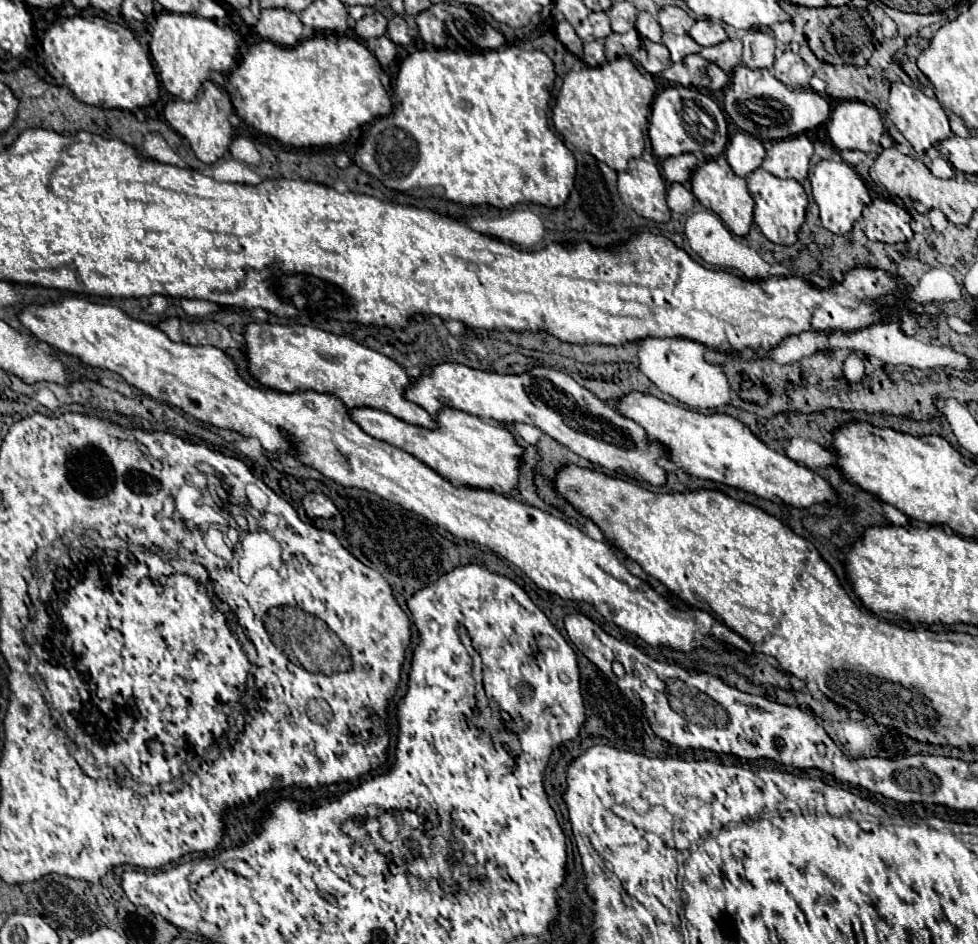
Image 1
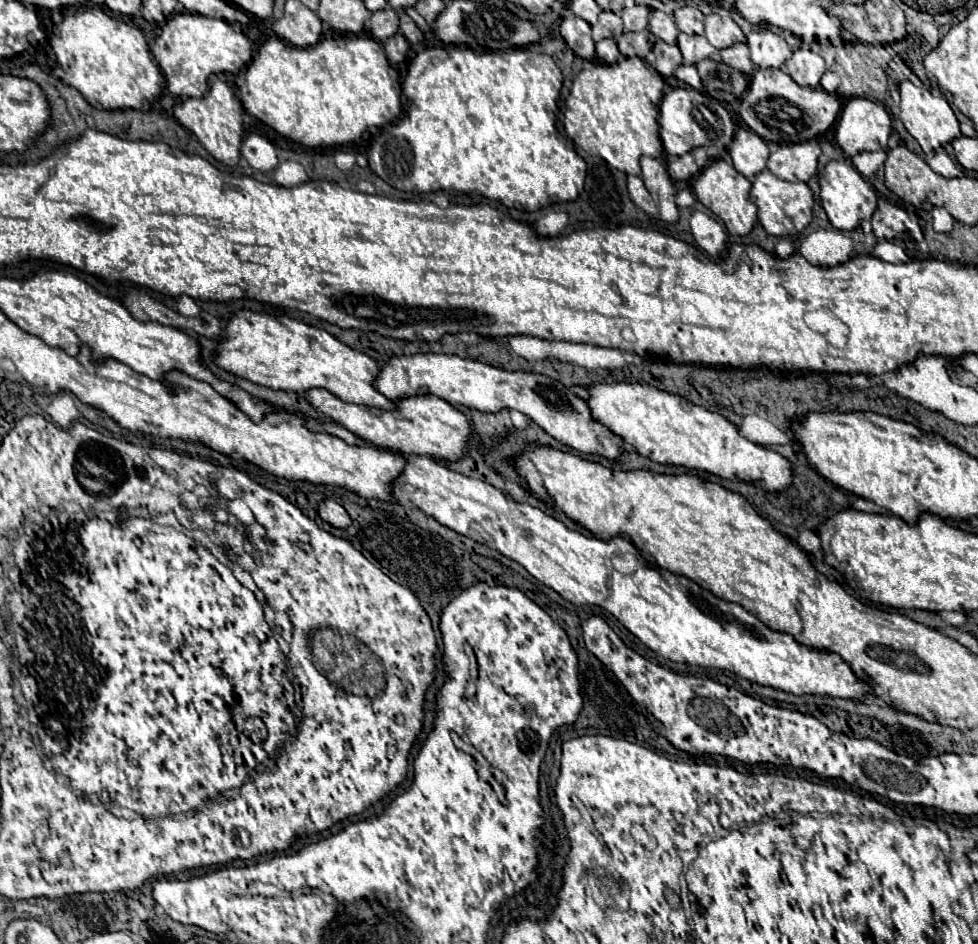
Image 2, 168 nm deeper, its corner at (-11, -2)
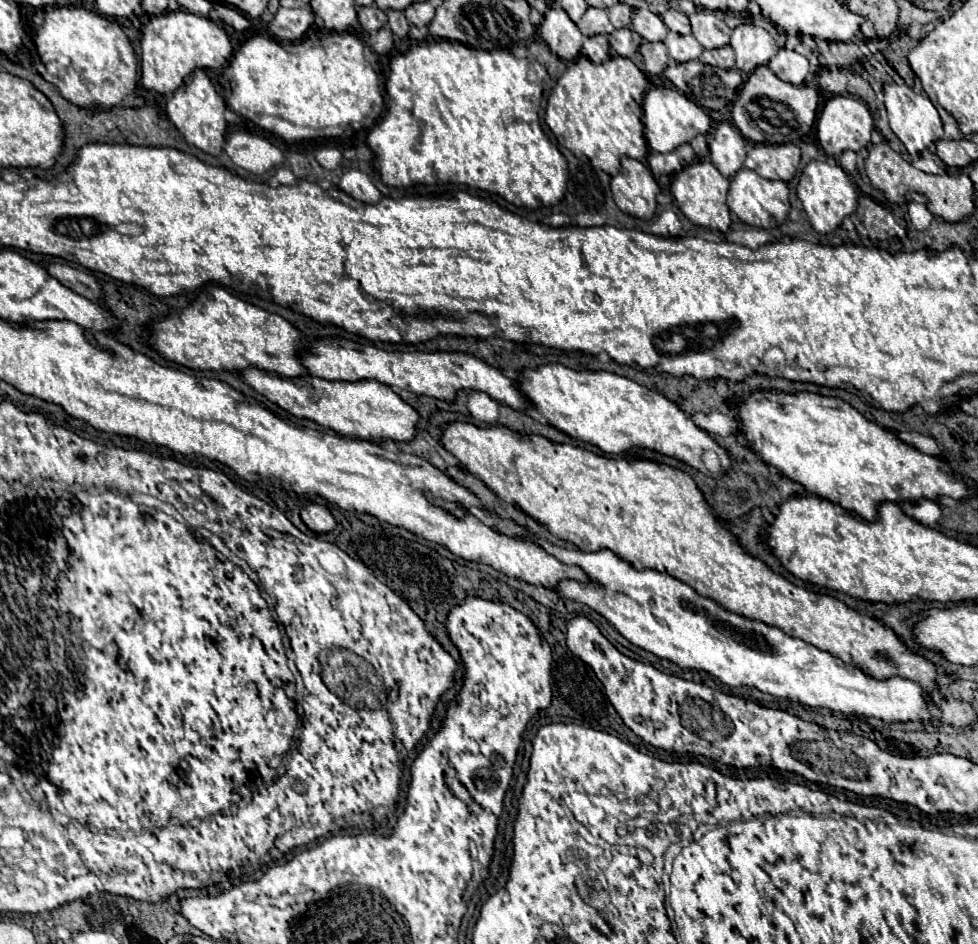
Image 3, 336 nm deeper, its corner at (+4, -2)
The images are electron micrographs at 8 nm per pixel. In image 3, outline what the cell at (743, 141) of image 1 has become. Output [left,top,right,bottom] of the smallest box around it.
[708,122,746,178]

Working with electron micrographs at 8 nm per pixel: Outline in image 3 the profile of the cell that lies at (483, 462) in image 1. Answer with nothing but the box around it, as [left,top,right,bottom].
[240,368,418,442]

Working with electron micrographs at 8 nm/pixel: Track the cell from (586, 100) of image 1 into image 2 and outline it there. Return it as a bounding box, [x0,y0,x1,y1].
[565,58,663,176]

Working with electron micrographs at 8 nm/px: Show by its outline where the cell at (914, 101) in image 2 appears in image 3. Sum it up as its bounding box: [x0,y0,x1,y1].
[884,84,944,156]

